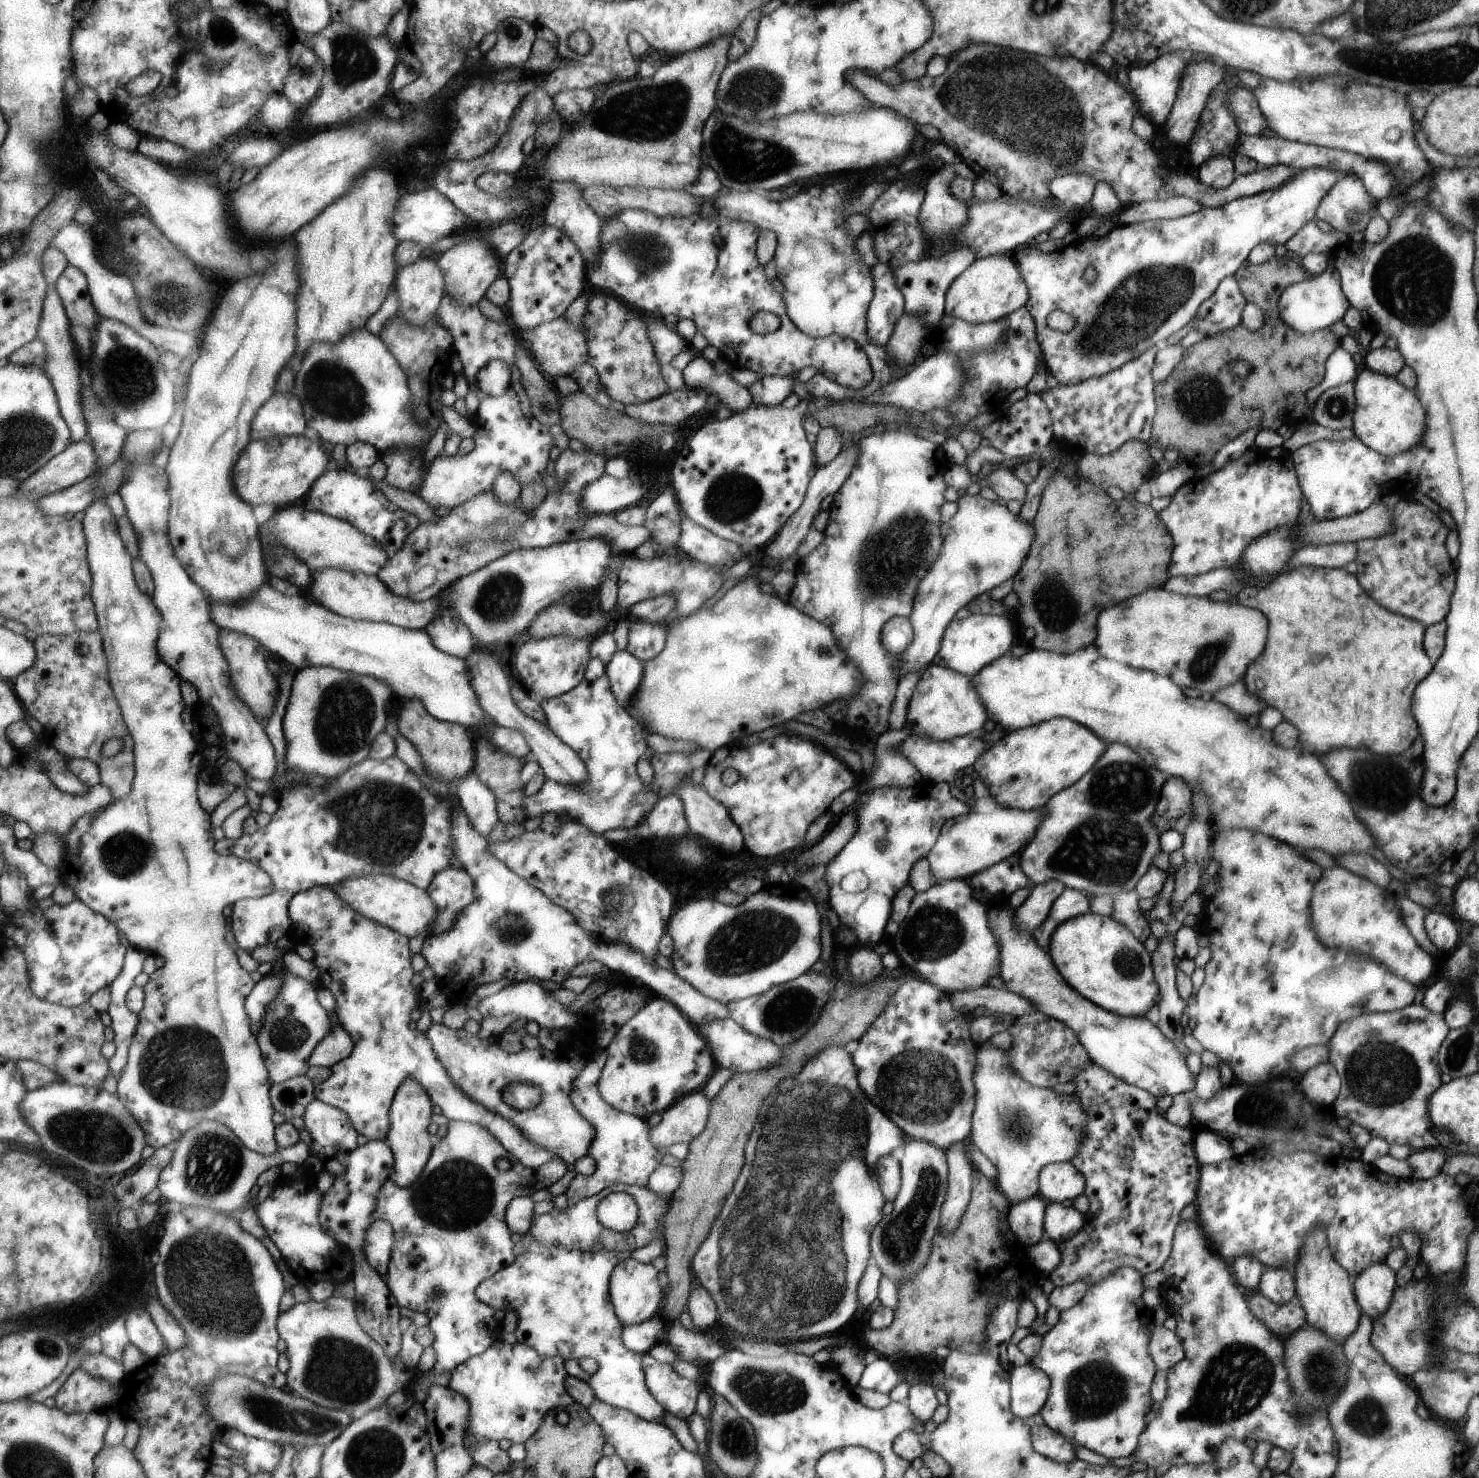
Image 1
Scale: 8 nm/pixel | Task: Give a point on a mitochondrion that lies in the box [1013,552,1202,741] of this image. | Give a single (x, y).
(1055, 582)

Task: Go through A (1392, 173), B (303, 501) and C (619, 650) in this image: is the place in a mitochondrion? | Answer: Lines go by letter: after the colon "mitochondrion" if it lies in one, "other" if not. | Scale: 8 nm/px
A: other
B: other
C: other

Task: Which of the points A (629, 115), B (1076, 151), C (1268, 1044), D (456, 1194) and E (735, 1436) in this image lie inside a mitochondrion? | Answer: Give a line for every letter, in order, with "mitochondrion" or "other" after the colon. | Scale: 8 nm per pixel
A: mitochondrion
B: other
C: other
D: mitochondrion
E: mitochondrion

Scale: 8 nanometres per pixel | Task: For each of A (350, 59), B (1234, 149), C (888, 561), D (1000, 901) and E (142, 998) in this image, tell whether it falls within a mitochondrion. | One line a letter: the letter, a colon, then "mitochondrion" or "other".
A: mitochondrion
B: other
C: mitochondrion
D: other
E: other

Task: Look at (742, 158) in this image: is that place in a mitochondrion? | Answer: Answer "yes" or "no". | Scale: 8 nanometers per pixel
yes

